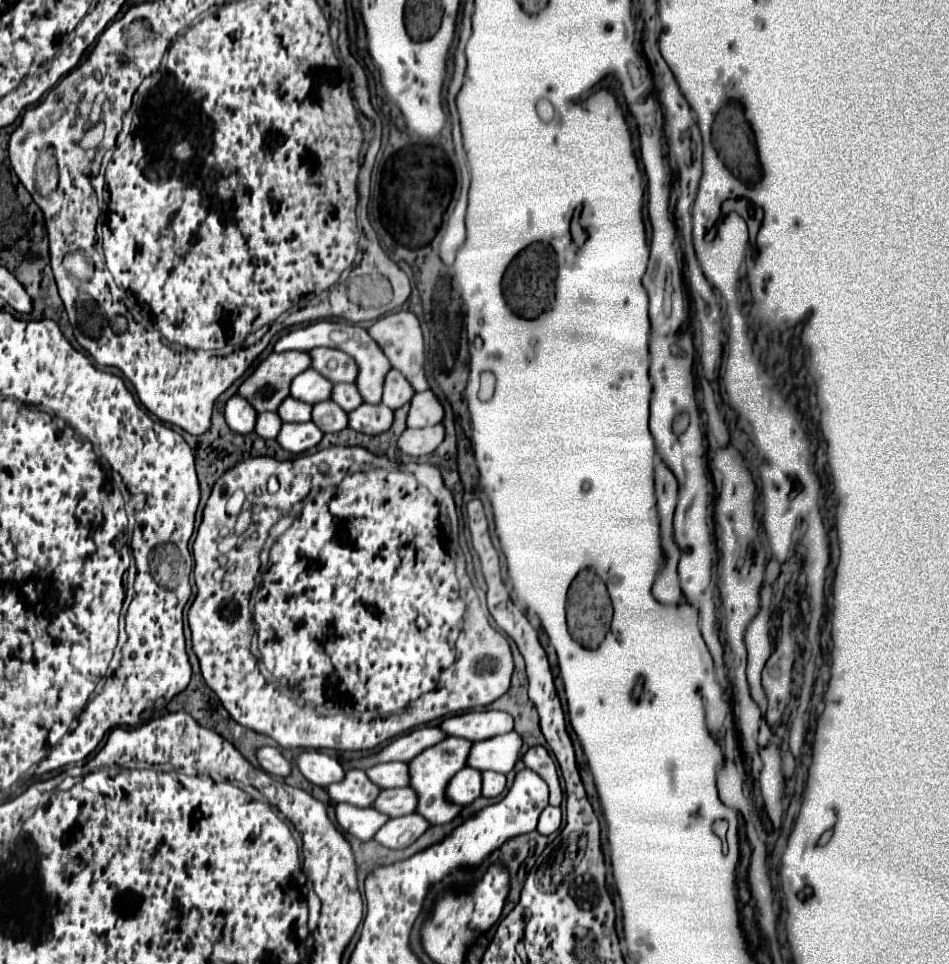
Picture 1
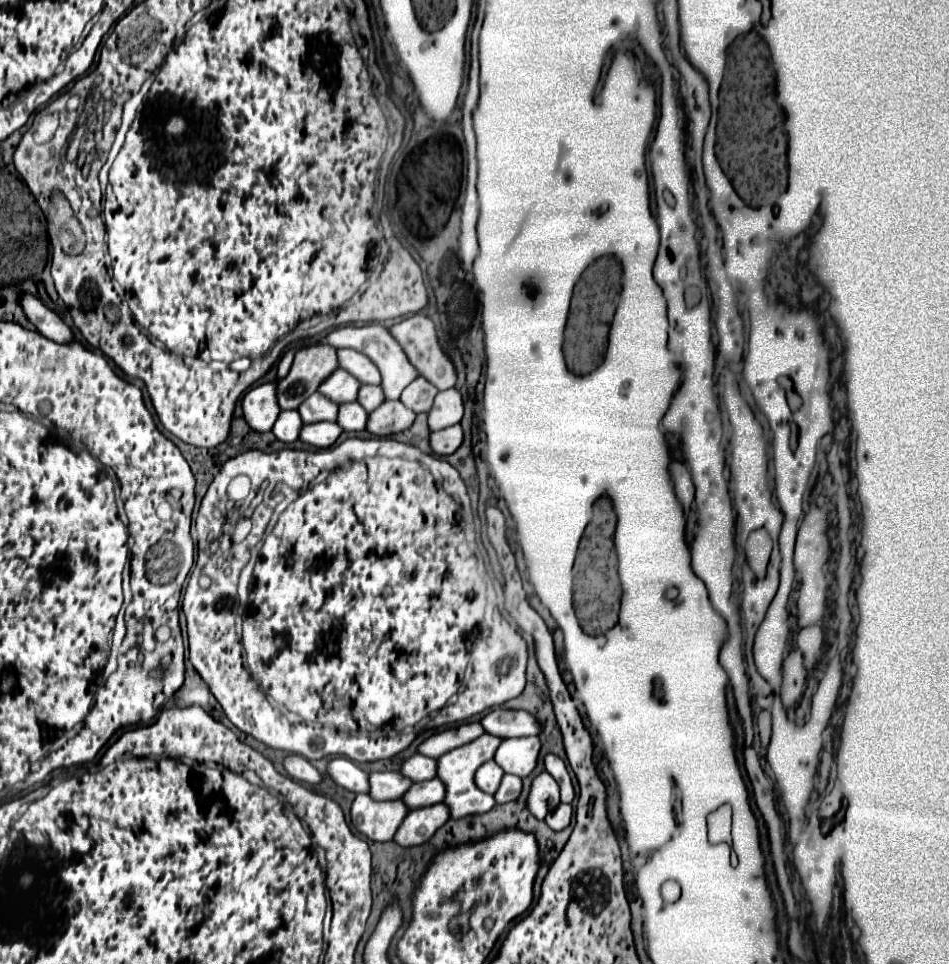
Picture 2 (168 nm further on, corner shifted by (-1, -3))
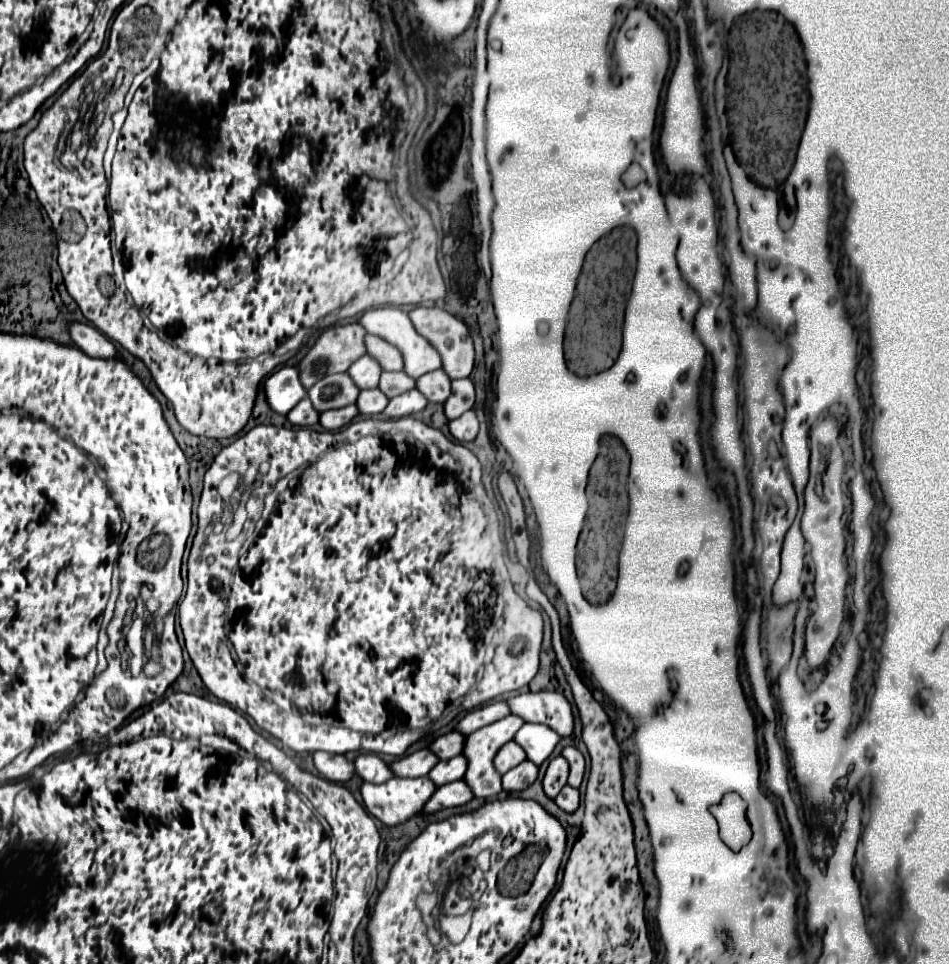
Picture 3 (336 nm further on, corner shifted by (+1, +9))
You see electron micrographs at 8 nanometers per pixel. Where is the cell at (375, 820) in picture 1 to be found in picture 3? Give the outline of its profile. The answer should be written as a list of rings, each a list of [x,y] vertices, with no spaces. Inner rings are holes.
[[[391,778],[383,784],[361,784],[365,810],[385,826],[397,826],[419,814],[435,792],[429,778]]]

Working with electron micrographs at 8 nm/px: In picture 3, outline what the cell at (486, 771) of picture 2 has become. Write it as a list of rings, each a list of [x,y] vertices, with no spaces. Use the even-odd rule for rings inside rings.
[[[507,742],[503,744],[503,748],[499,748],[499,752],[495,754],[495,770],[499,774],[505,774],[507,770],[511,770],[513,766],[517,766],[519,762],[525,760],[525,752],[521,746]]]

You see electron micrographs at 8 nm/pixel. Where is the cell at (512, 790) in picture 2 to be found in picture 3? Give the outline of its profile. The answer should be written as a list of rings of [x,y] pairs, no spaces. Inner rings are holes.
[[[523,760],[515,768],[511,768],[507,774],[503,774],[503,790],[505,792],[519,792],[519,790],[527,788],[529,784],[535,782],[537,772],[539,772],[539,768],[533,762]]]

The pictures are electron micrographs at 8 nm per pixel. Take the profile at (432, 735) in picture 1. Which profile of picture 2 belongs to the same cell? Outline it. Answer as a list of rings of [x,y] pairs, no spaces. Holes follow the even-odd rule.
[[[467,722],[467,724],[461,724],[457,728],[449,728],[449,730],[433,734],[431,738],[427,738],[419,746],[419,754],[439,758],[445,752],[451,752],[453,748],[469,744],[471,740],[479,738],[481,734],[485,734],[485,730],[483,730],[483,726],[479,722]]]

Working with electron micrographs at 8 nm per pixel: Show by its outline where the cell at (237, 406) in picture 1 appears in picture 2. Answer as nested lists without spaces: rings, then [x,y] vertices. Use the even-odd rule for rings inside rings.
[[[261,384],[243,396],[243,414],[255,432],[269,432],[281,412],[277,402],[277,384]]]

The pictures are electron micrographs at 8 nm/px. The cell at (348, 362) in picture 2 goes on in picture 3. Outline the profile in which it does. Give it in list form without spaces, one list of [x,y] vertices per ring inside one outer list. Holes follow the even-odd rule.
[[[365,336],[365,344],[367,344],[367,354],[375,356],[375,360],[379,360],[379,366],[383,370],[401,370],[403,368],[403,358],[399,354],[397,348],[393,348],[391,344],[383,342],[379,336]]]

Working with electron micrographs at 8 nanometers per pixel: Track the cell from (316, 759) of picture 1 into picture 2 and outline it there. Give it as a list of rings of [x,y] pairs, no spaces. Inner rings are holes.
[[[333,758],[329,762],[327,774],[343,788],[351,792],[363,792],[369,794],[369,772],[361,770],[355,762],[347,758]]]

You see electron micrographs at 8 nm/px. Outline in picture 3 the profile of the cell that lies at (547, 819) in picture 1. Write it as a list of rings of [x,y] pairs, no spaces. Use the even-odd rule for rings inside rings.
[[[563,786],[563,790],[555,798],[555,804],[563,812],[575,812],[577,806],[579,806],[579,790],[571,788],[571,786]]]

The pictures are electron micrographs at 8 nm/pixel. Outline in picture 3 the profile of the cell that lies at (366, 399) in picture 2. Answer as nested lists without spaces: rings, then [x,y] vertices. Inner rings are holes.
[[[383,372],[383,376],[379,378],[379,390],[387,398],[397,396],[401,392],[407,392],[411,388],[415,388],[415,380],[403,372]]]

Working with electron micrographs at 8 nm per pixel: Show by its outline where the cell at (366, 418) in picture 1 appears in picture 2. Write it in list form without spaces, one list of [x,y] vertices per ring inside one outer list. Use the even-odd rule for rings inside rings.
[[[391,400],[371,412],[367,430],[375,436],[391,436],[411,428],[411,424],[415,422],[415,416],[417,414],[409,410],[405,404],[401,404],[401,400]]]

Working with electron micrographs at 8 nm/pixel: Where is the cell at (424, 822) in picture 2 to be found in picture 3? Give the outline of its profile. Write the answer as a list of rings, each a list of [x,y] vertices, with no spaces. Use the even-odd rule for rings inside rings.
[[[455,780],[451,784],[445,784],[445,786],[437,788],[435,794],[423,806],[421,814],[433,814],[433,812],[439,812],[443,808],[461,806],[461,804],[467,804],[471,798],[473,798],[473,794],[467,788],[467,784],[463,780]]]

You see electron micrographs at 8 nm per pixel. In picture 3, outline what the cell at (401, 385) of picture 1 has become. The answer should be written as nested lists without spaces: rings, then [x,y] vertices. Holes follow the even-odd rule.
[[[435,370],[435,372],[427,372],[419,378],[419,392],[423,392],[423,396],[429,402],[439,402],[443,404],[449,394],[451,394],[451,380],[443,370]]]

